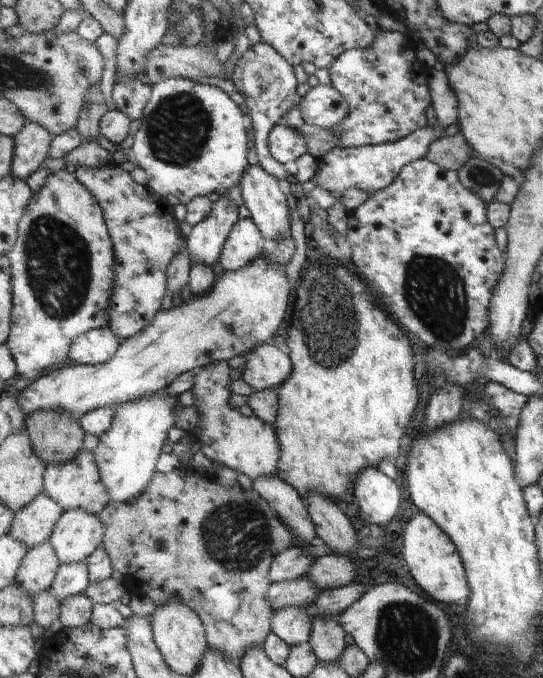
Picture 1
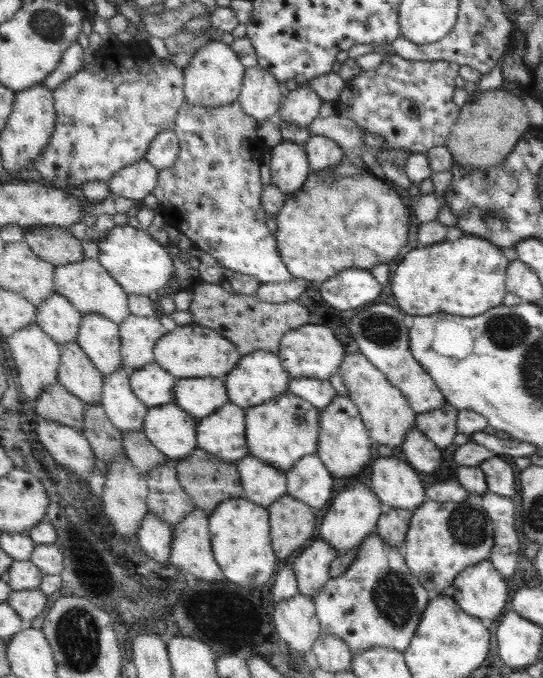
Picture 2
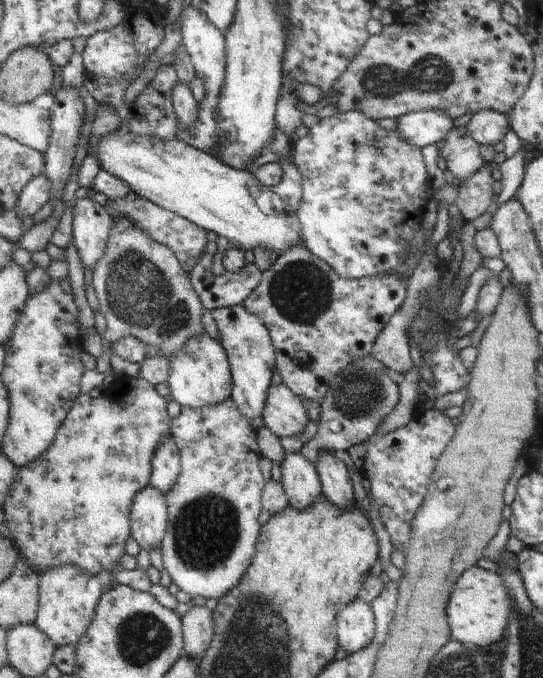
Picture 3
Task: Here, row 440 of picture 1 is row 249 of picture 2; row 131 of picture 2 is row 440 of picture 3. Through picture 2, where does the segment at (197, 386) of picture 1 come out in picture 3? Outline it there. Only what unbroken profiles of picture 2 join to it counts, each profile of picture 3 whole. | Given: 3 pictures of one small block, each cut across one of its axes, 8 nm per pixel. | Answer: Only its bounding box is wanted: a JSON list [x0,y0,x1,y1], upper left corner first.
[160,398,265,600]

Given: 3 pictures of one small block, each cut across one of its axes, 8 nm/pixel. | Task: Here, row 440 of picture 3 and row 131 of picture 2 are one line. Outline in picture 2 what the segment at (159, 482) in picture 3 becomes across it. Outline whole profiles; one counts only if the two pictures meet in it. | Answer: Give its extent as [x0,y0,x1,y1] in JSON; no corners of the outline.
[145,129,180,172]

